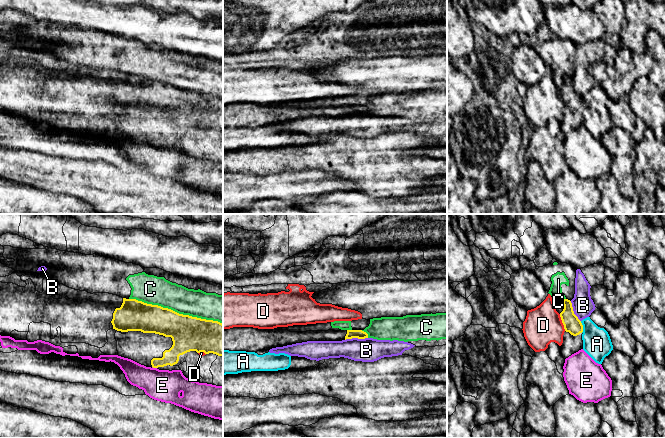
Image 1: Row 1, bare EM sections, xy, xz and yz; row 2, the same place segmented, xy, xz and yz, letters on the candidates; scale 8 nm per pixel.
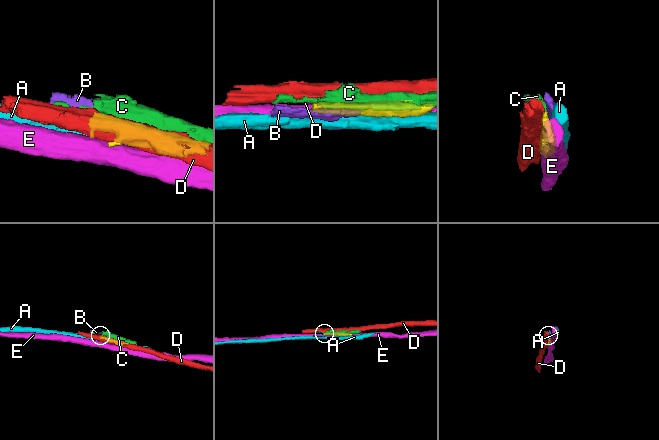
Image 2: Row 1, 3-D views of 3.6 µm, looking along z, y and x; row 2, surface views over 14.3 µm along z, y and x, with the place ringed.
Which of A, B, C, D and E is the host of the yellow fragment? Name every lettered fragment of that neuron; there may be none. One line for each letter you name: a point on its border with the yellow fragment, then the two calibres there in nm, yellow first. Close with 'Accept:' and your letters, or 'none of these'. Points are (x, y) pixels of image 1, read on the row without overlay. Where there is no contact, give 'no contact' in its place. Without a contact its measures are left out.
Accept: none of these

